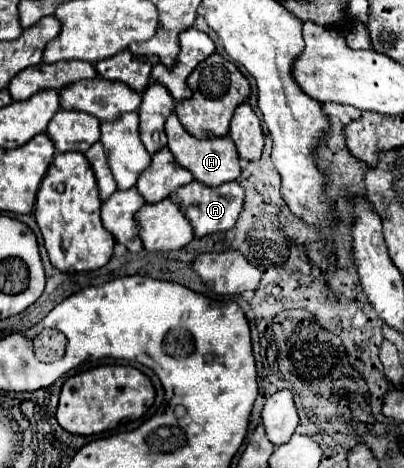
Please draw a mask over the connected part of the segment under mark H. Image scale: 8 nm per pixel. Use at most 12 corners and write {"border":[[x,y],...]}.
{"border":[[177,115],[167,147],[195,181],[219,187],[241,175],[231,137],[199,141]]}

